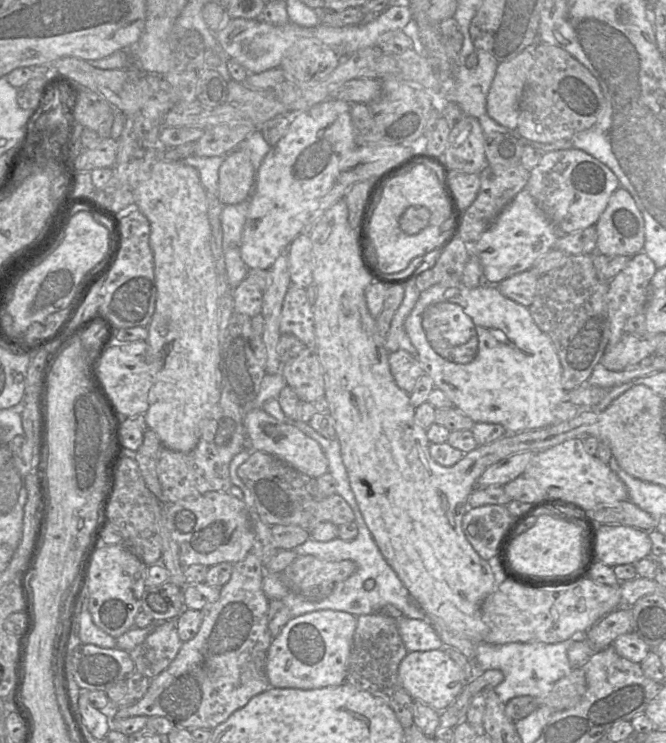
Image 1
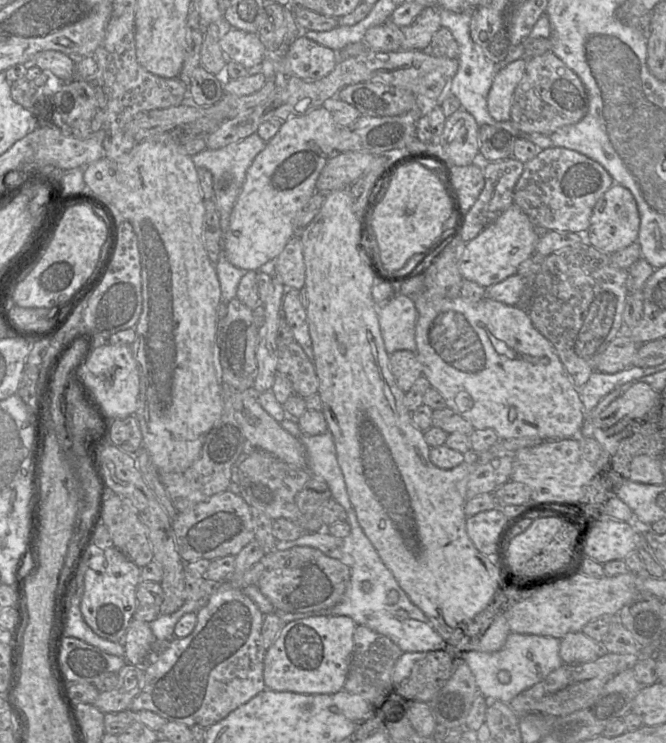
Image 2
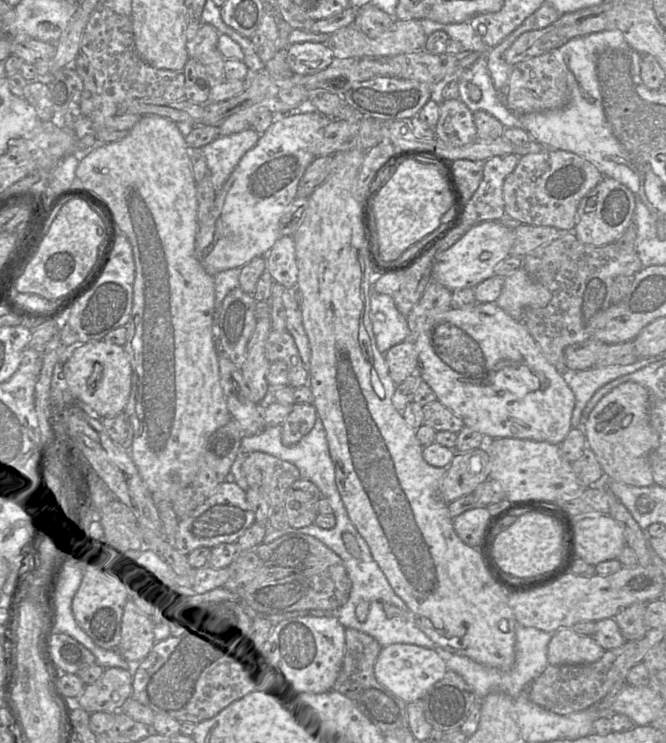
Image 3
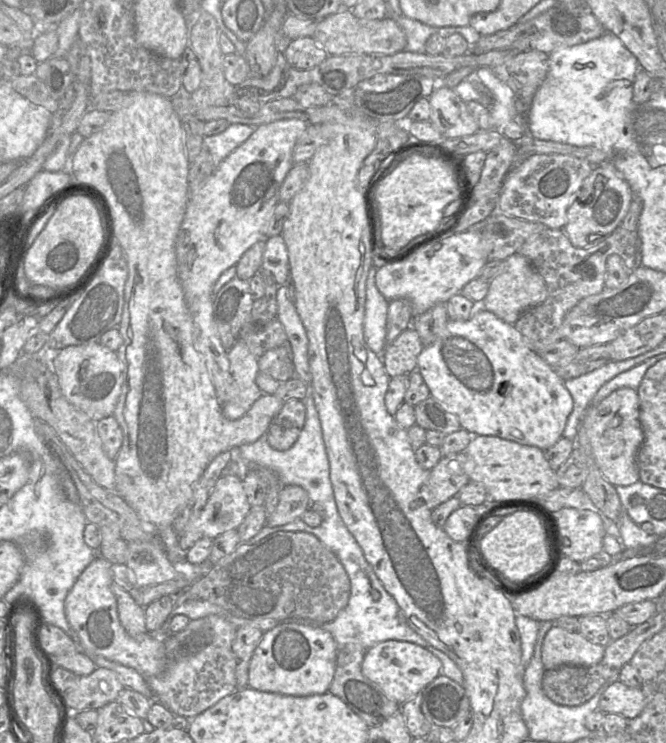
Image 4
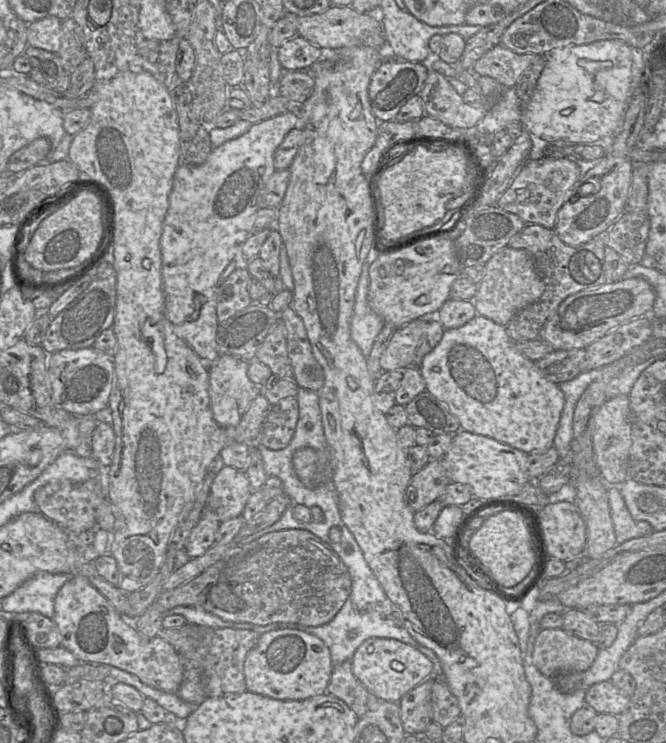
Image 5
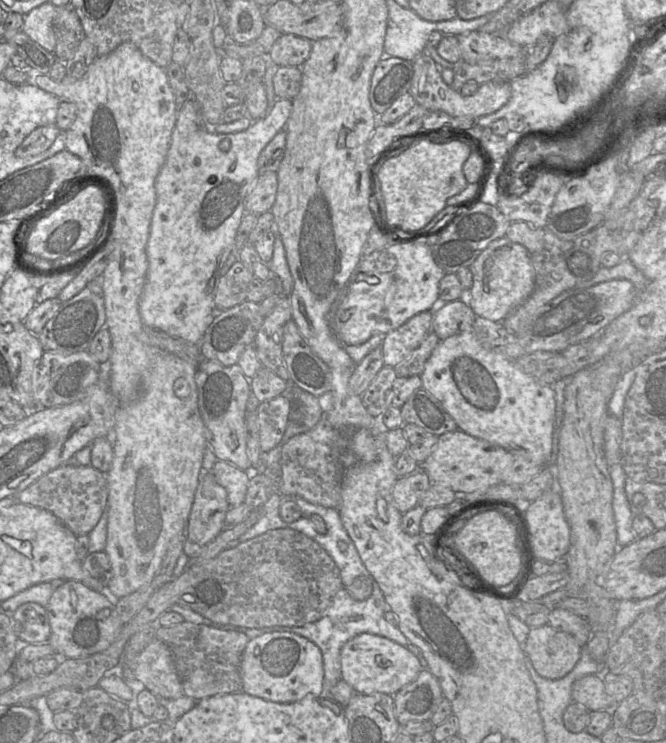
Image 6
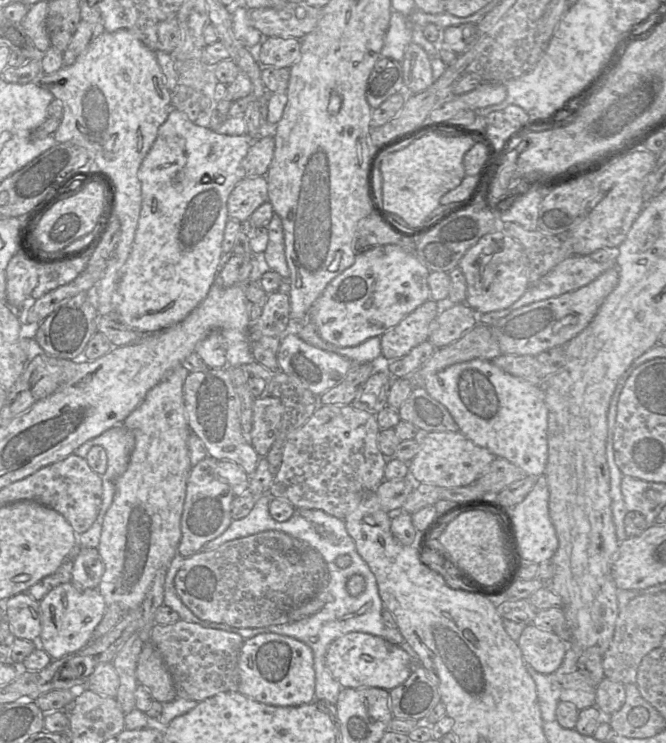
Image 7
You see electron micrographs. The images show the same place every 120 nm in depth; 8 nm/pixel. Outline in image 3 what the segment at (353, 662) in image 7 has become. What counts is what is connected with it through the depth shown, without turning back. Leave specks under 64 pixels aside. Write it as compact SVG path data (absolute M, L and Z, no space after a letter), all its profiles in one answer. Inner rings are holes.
M406 643L382 647L374 665L376 680L405 703L422 699L446 672L446 664L435 650Z

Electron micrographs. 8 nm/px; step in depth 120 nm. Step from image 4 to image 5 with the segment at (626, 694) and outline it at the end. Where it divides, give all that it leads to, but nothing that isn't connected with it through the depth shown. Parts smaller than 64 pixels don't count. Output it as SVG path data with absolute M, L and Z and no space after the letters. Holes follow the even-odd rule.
M611 680L593 684L585 694L585 703L597 713L621 715L630 705L630 697L617 688Z

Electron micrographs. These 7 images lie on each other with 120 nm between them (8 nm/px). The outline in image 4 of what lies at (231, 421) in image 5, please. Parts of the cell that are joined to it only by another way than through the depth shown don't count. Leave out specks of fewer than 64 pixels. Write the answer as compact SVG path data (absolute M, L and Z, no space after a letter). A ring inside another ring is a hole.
M237 340L228 350L228 359L230 374L236 385L236 396L222 404L222 413L229 420L237 420L243 417L263 394L255 382L259 373L258 358L243 341Z

